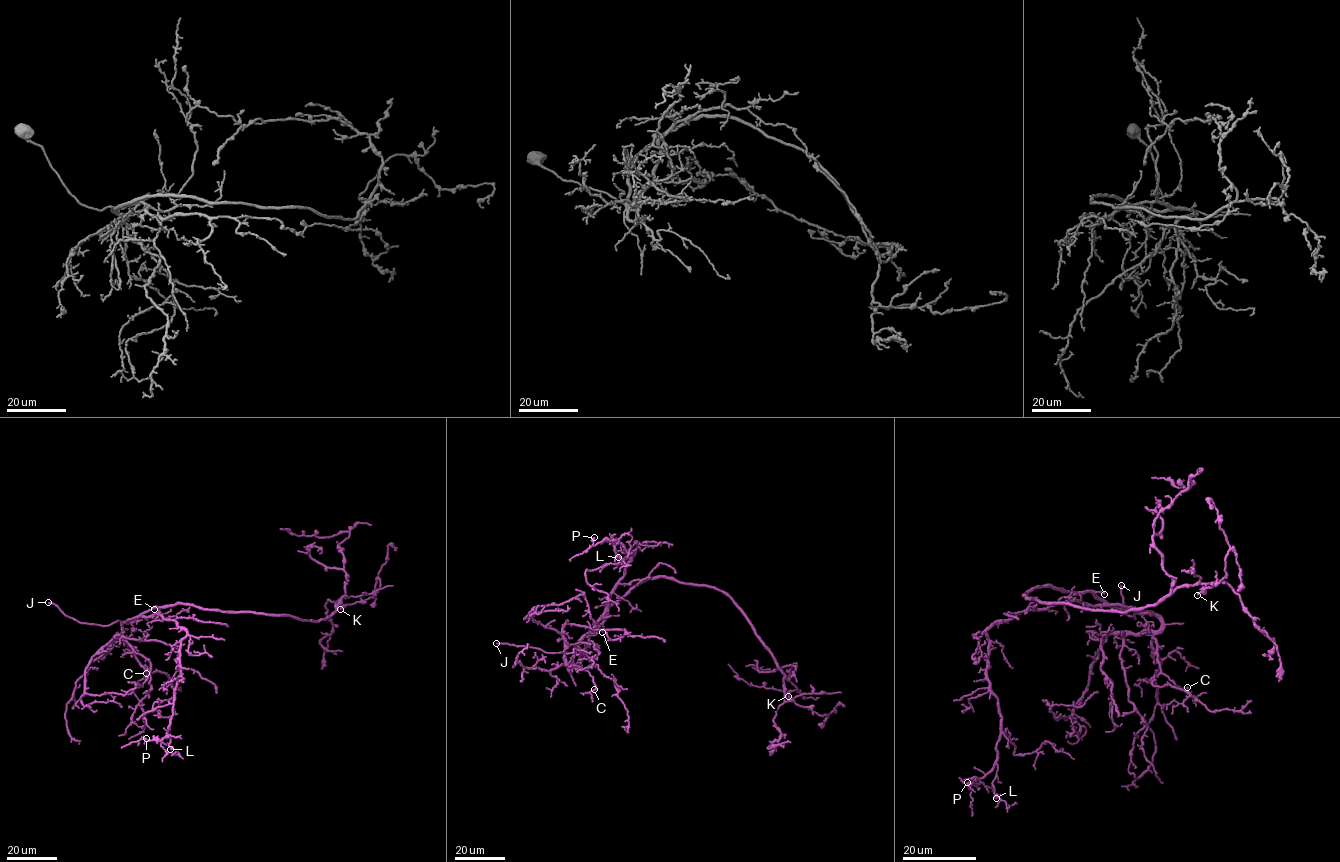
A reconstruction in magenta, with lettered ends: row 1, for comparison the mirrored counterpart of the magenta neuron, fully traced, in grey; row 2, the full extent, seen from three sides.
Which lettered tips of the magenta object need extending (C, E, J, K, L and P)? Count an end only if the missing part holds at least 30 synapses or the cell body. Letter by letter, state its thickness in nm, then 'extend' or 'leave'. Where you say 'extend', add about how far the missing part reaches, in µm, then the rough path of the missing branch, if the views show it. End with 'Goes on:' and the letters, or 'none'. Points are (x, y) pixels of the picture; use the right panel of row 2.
C: 150 nm thick; leave
E: 120 nm thick; extend; about 60 µm are missing; missing branch runs (1104, 594), (1110, 596), (1119, 587), (1120, 576), (1114, 574), (1107, 542), (1110, 509), (1097, 460), (1104, 459)
J: 240 nm thick; extend; about 35 µm are missing
K: 200 nm thick; extend; about 70 µm are missing; missing branch runs (1197, 595), (1159, 609), (1144, 623), (1110, 632), (1082, 629), (1066, 636), (1055, 630), (1037, 633), (1021, 625)
L: 190 nm thick; leave
P: 170 nm thick; leave
Goes on: E, J, K

